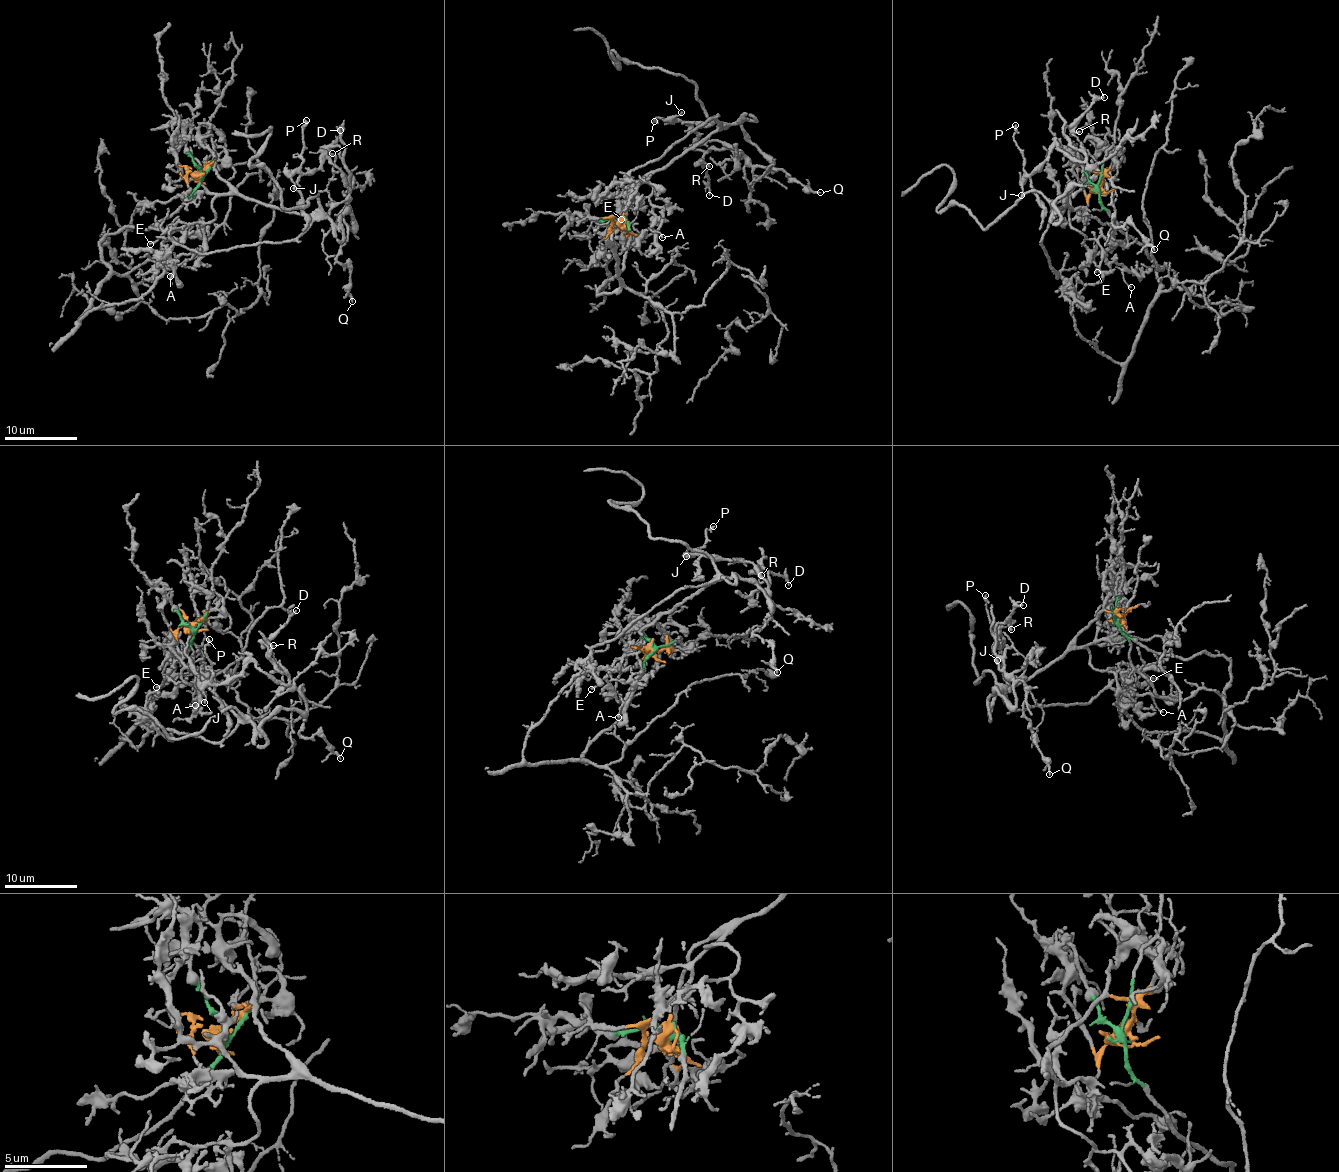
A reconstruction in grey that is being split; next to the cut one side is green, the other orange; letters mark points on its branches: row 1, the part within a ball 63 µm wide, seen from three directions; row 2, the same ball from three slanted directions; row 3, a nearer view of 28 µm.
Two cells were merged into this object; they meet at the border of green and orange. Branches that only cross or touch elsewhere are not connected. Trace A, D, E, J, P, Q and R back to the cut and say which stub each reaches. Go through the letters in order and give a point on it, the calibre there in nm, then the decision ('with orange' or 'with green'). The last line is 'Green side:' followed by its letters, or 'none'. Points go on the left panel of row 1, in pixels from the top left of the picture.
A: (170, 276) | 130 nm | with orange
D: (340, 130) | 150 nm | with orange
E: (150, 244) | 140 nm | with orange
J: (293, 188) | 150 nm | with orange
P: (306, 120) | 240 nm | with orange
Q: (352, 301) | 160 nm | with orange
R: (332, 153) | 120 nm | with orange
Green side: none

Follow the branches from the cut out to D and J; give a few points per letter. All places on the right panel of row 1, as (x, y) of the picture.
D: (1096, 188), (1102, 180), (1092, 172), (1054, 207), (1074, 186), (1106, 189), (1064, 135), (1104, 97)
J: (1096, 188), (1102, 180), (1092, 172), (1054, 207), (1074, 186), (1106, 189), (1101, 173), (1056, 144), (1020, 196)

